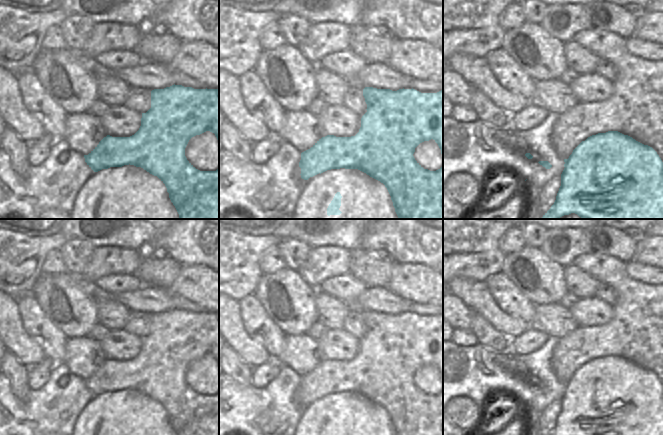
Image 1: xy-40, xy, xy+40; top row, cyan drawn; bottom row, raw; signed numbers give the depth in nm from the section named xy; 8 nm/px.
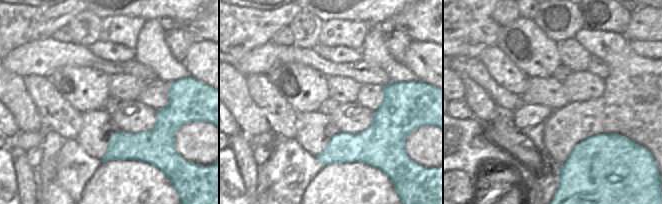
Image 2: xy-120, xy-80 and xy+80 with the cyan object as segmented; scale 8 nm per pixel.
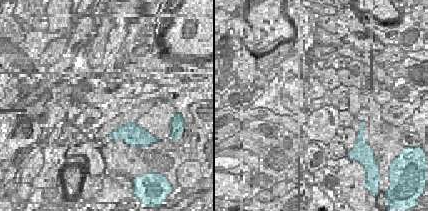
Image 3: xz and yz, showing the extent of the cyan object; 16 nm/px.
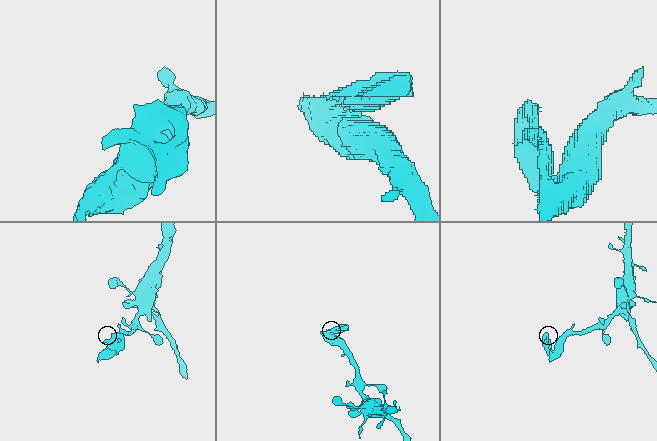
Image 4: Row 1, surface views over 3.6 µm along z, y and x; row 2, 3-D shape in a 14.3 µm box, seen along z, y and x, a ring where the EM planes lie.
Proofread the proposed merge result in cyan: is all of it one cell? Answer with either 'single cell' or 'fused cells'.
fused cells

